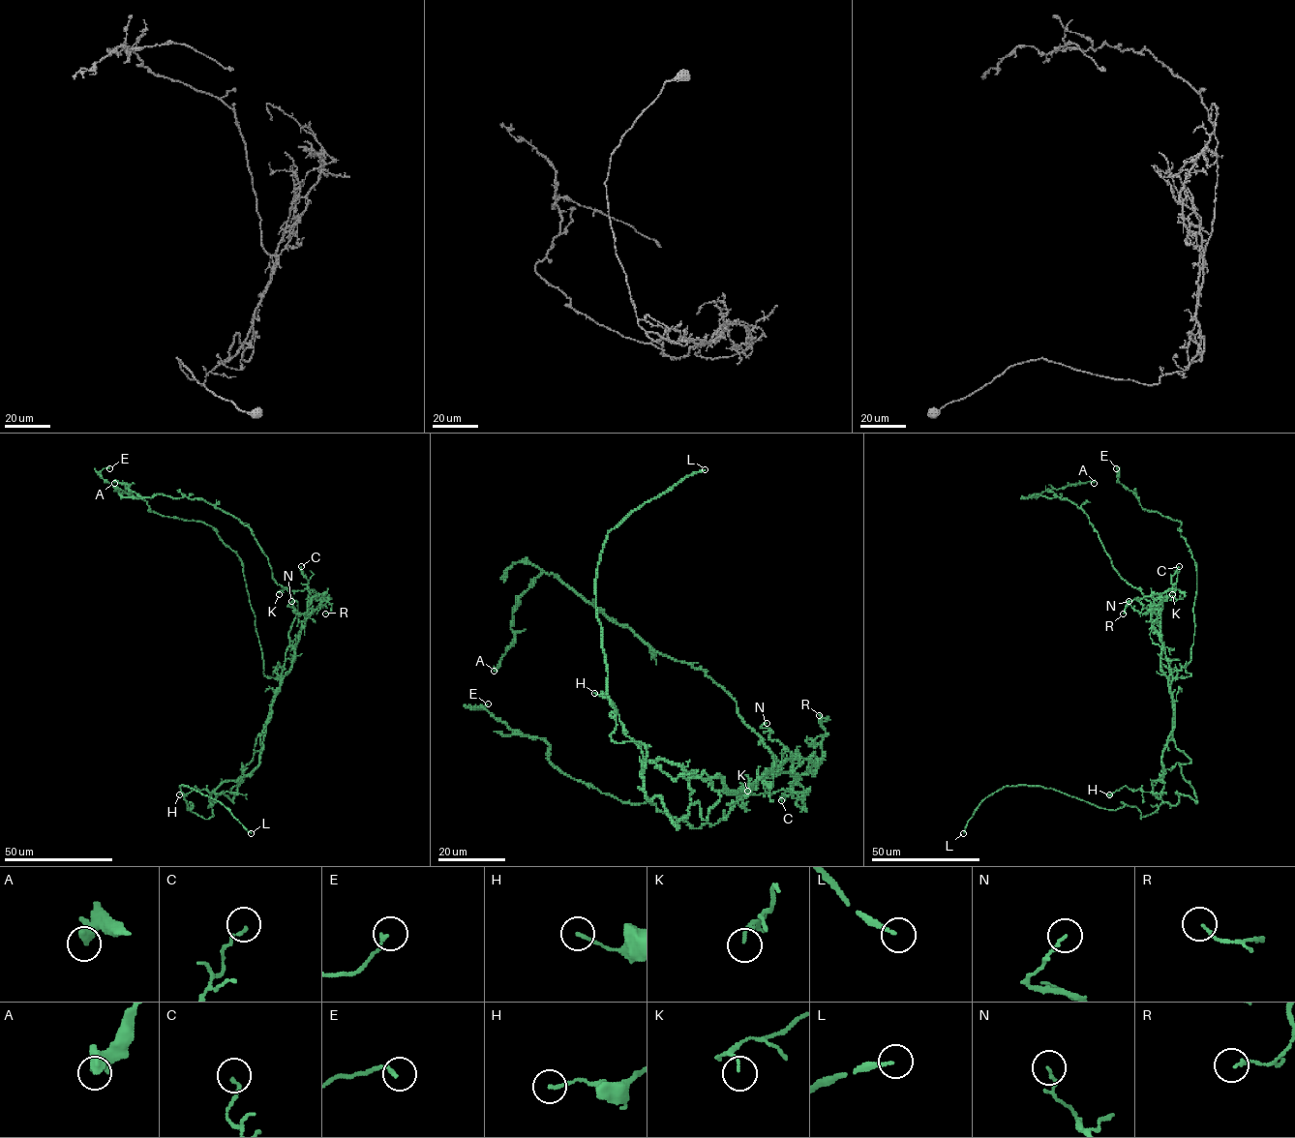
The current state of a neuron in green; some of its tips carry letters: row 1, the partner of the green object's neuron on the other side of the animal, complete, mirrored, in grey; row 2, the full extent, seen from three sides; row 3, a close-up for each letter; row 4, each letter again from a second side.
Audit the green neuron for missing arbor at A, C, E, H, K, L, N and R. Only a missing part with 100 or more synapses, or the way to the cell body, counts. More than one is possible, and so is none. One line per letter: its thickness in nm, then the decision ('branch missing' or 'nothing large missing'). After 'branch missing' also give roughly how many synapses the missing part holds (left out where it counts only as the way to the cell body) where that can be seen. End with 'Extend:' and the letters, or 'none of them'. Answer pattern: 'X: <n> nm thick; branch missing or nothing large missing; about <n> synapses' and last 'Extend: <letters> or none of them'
A: 500 nm thick; nothing large missing
C: 120 nm thick; nothing large missing
E: 160 nm thick; nothing large missing
H: 140 nm thick; nothing large missing
K: 110 nm thick; nothing large missing
L: 170 nm thick; branch missing
N: 120 nm thick; nothing large missing
R: 120 nm thick; nothing large missing
Extend: L

